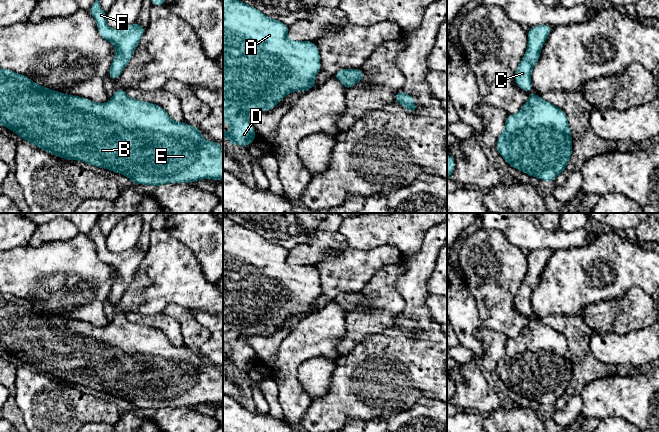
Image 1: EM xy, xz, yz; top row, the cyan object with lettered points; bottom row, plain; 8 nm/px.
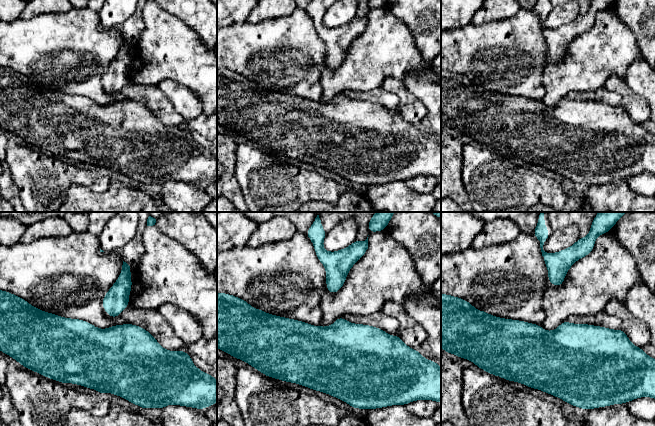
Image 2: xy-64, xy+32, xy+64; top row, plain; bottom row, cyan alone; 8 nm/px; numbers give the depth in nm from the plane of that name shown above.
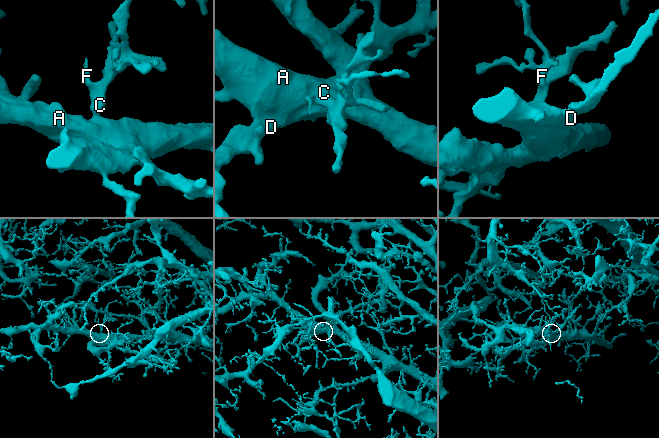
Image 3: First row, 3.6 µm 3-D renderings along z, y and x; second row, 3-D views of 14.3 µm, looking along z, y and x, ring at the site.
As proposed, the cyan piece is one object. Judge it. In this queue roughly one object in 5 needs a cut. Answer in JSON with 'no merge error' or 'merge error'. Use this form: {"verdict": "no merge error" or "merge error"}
{"verdict": "no merge error"}

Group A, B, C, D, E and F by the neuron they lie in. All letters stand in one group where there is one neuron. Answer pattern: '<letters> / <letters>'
A B C D E F

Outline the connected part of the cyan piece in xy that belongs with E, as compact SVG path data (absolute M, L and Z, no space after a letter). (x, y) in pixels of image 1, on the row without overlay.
M0 292L0 349L13 355L23 364L28 365L30 368L33 368L52 379L59 380L69 385L79 384L97 392L105 392L114 397L122 398L128 401L133 408L152 409L158 411L169 407L192 407L200 403L212 403L216 405L223 403L223 373L219 367L216 365L211 366L205 364L198 351L193 351L185 345L175 346L159 329L129 322L125 313L117 313L112 322L106 327L96 327L81 320L68 319L48 313L43 309L35 308L32 303L25 299L9 293Z

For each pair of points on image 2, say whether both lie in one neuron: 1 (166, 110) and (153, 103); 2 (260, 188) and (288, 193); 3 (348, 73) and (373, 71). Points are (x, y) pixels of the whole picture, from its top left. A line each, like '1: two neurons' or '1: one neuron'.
1: one neuron
2: one neuron
3: one neuron

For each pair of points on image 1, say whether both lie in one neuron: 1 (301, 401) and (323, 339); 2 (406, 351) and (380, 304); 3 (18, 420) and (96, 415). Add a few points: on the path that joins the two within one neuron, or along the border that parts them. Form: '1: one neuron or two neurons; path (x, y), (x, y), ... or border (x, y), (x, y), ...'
1: one neuron; path (291, 384), (291, 364), (306, 349)
2: two neurons; border (393, 324), (377, 333), (370, 334)
3: two neurons; border (14, 398), (24, 421)

